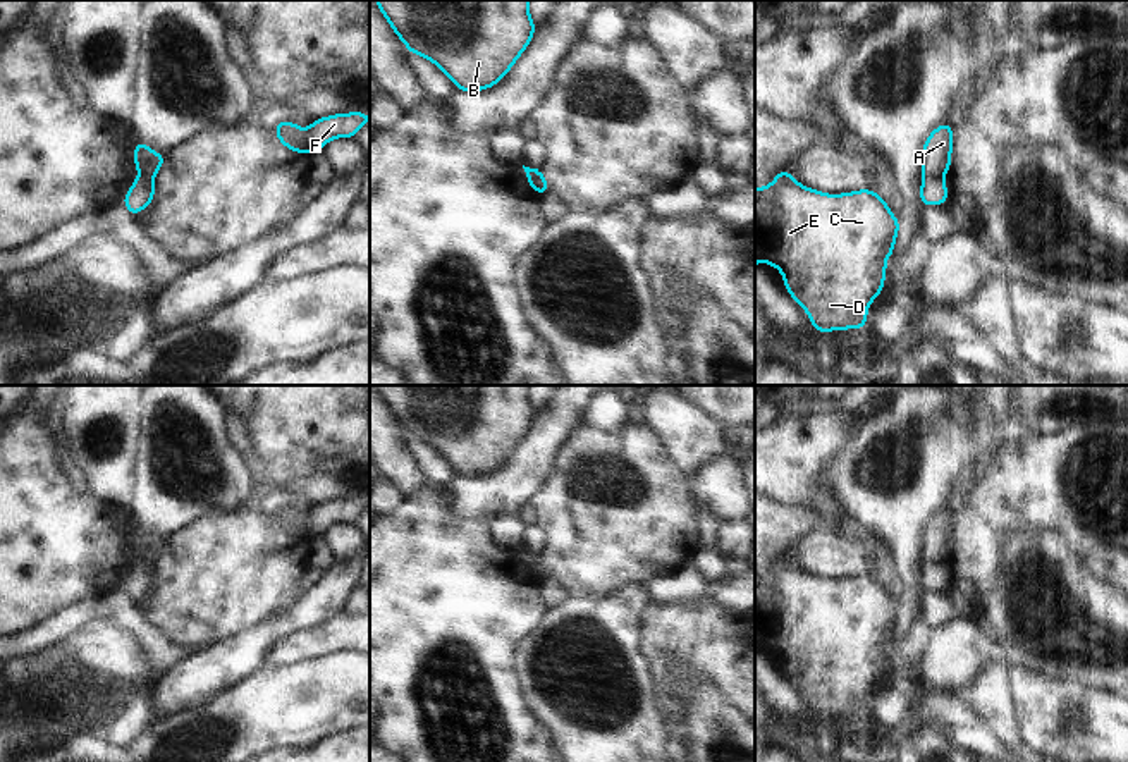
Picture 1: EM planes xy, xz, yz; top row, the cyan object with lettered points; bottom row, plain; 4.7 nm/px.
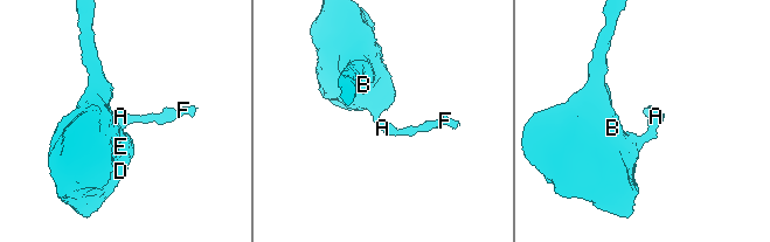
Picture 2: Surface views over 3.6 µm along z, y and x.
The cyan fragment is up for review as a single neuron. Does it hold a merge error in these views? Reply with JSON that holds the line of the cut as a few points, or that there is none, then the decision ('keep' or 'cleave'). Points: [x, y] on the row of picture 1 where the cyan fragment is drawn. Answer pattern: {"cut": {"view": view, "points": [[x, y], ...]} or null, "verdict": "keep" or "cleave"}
{"cut": {"view": "yz", "points": [[924, 174], [941, 179]]}, "verdict": "cleave"}

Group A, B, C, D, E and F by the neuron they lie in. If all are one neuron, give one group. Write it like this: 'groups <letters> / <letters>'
groups A F / B C D E

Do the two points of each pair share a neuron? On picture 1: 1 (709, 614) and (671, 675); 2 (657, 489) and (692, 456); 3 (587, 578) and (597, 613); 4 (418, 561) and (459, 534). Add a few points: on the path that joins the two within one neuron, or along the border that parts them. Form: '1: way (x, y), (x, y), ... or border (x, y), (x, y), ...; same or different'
1: way (698, 630), (683, 645), (678, 659); same
2: border (657, 434), (666, 453), (690, 477); different
3: border (630, 583), (602, 596), (570, 596); different
4: way (429, 561), (449, 544); same

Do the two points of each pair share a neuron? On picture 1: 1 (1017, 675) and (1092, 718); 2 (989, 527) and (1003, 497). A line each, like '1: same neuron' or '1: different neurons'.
1: same neuron
2: same neuron

